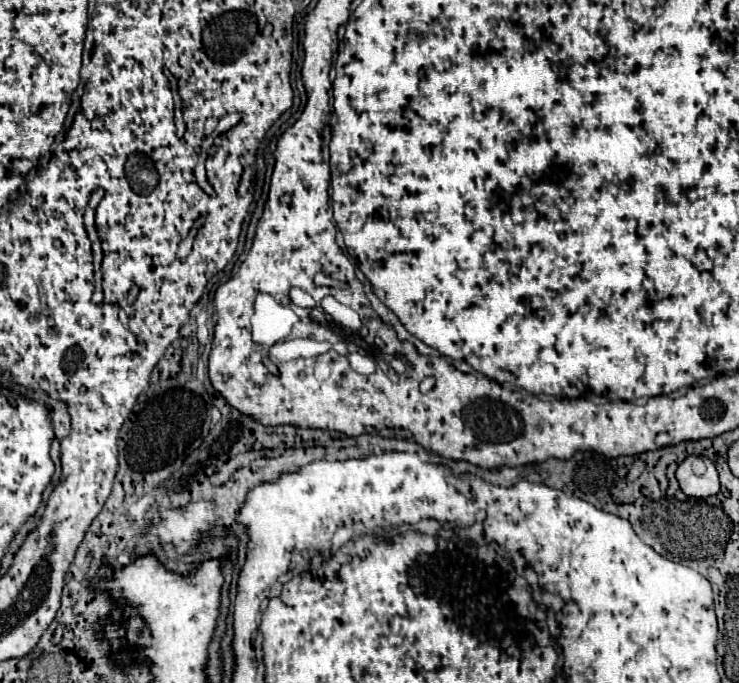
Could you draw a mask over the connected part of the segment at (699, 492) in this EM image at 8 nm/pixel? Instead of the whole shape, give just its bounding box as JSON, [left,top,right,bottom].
[677,457,719,497]

